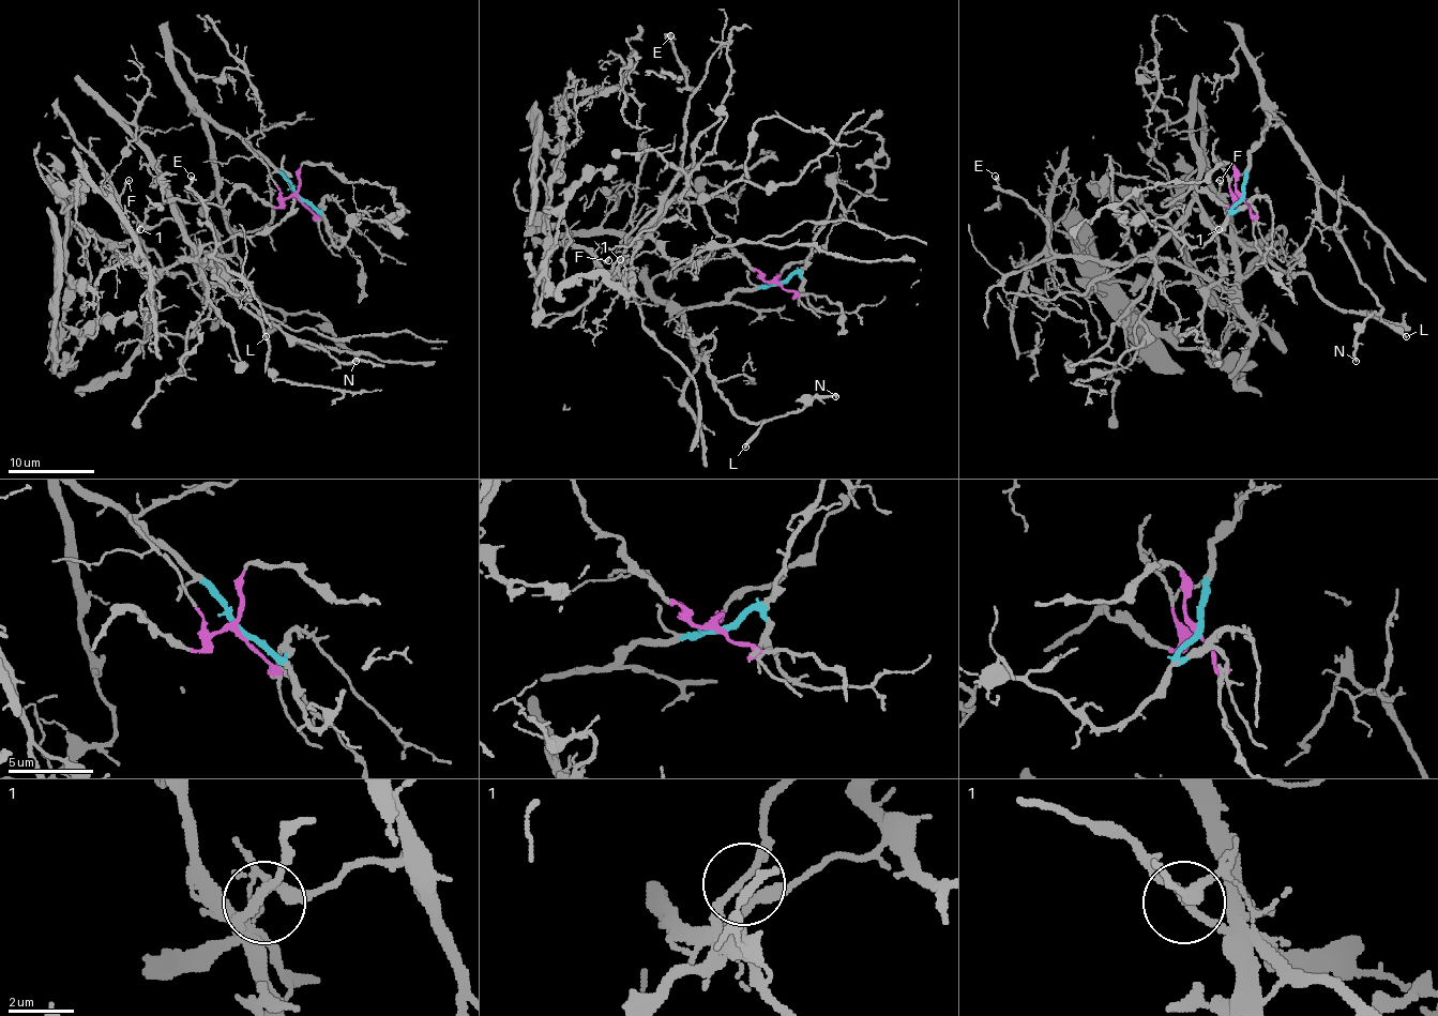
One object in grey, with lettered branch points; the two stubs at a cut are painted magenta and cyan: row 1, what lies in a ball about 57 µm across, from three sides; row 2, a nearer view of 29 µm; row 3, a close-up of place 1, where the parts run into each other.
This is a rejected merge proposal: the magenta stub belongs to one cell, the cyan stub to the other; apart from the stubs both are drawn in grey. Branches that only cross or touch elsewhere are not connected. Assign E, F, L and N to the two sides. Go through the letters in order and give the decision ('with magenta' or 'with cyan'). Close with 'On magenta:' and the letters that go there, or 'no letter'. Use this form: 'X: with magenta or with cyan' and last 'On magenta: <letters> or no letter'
E: with magenta
F: with magenta
L: with cyan
N: with cyan
On magenta: E, F

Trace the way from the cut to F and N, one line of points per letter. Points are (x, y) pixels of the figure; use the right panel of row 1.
F: (1242, 197), (1227, 208), (1192, 186), (1162, 206), (1172, 199), (1194, 208), (1227, 233), (1221, 179)
N: (1242, 197), (1249, 153), (1274, 119), (1313, 177), (1320, 218), (1382, 307), (1357, 337), (1357, 361)

